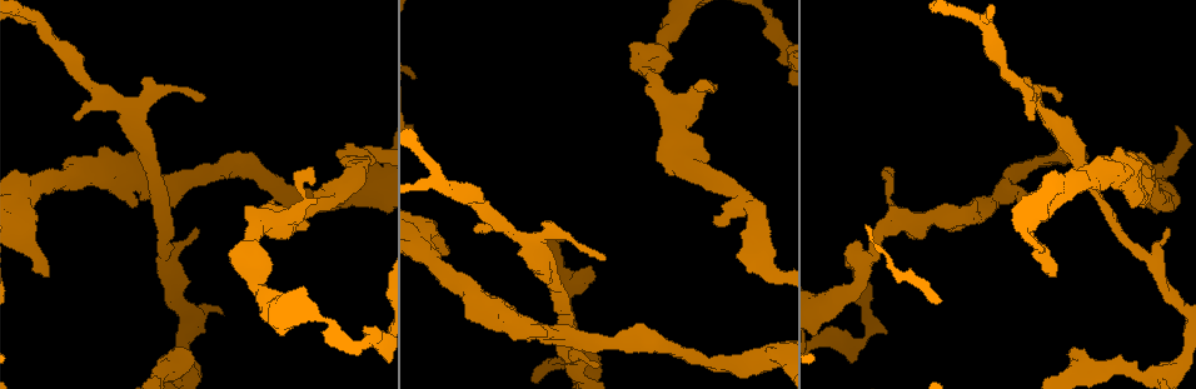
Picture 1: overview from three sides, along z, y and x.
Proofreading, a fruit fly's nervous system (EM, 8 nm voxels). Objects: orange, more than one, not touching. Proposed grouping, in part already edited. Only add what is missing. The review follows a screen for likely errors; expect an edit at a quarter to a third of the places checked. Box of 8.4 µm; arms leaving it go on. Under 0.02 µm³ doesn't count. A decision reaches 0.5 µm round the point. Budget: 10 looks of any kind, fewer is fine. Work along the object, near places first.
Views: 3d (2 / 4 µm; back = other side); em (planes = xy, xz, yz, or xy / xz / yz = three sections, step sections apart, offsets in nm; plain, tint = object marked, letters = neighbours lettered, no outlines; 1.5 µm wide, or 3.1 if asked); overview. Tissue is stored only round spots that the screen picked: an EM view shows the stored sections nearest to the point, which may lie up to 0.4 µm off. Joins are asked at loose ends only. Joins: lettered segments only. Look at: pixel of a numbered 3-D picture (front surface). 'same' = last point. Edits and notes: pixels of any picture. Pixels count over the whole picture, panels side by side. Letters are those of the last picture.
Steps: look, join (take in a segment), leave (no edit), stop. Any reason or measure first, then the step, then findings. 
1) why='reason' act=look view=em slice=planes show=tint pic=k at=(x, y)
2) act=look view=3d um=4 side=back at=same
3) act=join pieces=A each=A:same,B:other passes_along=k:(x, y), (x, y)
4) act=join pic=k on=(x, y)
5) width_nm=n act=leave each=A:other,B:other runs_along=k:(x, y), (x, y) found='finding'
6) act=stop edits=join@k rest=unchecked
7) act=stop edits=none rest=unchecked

why='branch stops here' act=look view=em slice=planes show=letters pic=1 at=(191, 353)

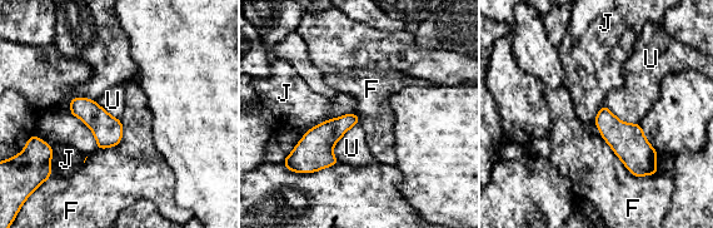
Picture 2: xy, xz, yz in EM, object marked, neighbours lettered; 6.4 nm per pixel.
act=leave each=F:other,J:other,U:other border=2:(601, 134), (634, 176), (658, 173) found='no lettered segment goes on from it'

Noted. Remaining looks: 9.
why='free end' act=look view=3d um=4 pic=1 at=(46, 274)

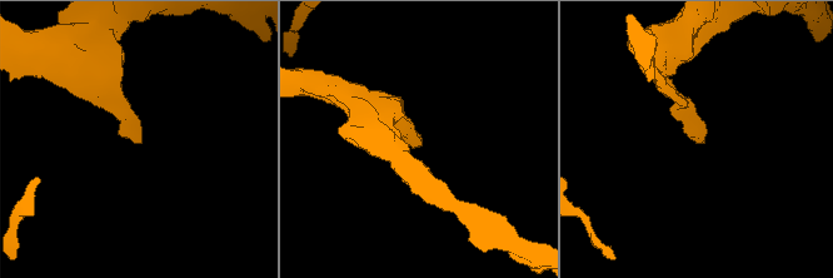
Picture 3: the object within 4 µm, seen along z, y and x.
act=look view=em um=3.1 slice=yz step=16 show=letters pic=3 at=(700, 141)

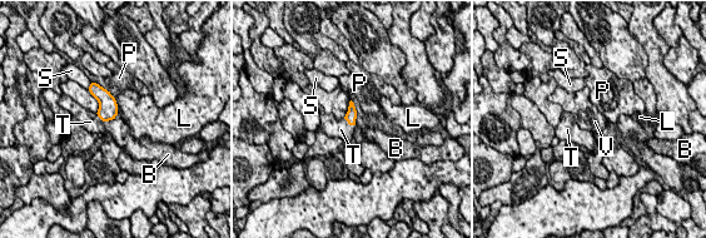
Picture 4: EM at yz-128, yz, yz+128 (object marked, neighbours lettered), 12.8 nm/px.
act=join pieces=T each=B:other,L:other,P:other,S:other,T:same,V:other passes_along=4:(351, 115), (348, 123), (333, 128) found='the cell continues'

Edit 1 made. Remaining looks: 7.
why='branch stops here' act=look view=em slice=xy step=4 show=letters pic=1 at=(975, 203)

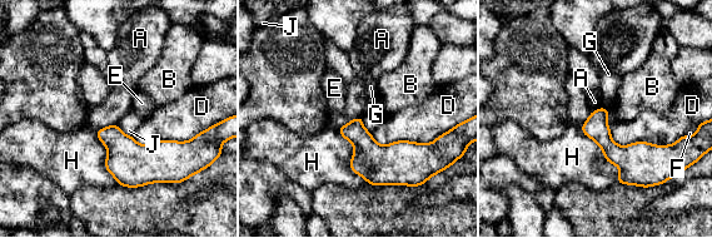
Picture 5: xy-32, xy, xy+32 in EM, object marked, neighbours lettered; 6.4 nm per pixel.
why='cut it another way' act=look view=em slice=planes show=letters at=same

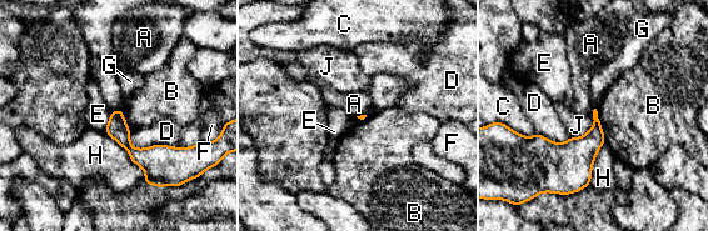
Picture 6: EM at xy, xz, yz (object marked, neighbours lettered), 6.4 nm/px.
act=leave each=A:other,B:other,C:other,D:other,E:other,F:other,G:other,H:other,J:other border=6:(596, 109), (606, 141) found='none of them fits'

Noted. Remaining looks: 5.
why='an open end' act=look view=3d um=2 pic=1 at=(603, 259)

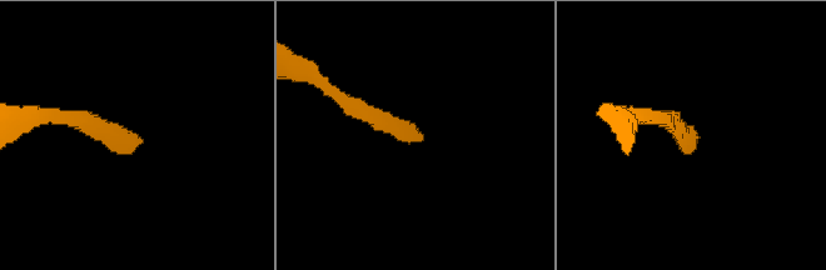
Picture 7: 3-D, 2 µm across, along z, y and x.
act=look view=em slice=xy step=8 show=letters pic=7 at=(134, 147)

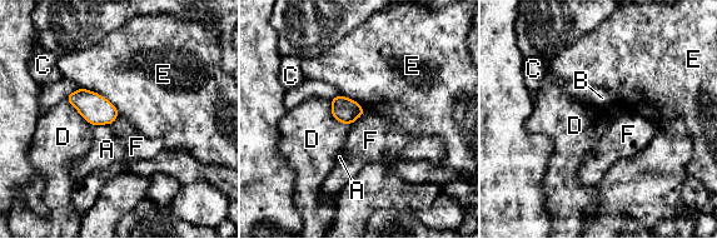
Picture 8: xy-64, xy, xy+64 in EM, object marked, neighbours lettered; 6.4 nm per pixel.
why='cut it another way' act=look view=em slice=planes show=letters at=same

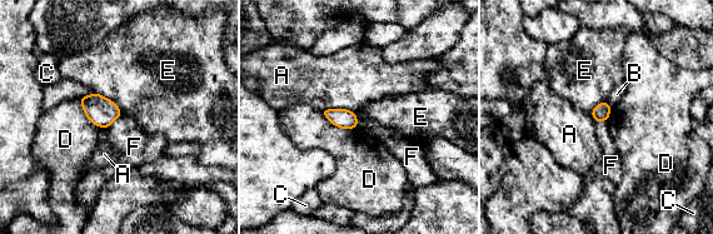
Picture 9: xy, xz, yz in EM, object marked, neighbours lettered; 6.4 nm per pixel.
act=leave each=A:other,B:other,C:other,D:other,E:other,F:other border=9:(123, 114), (108, 128) found='no lettered segment goes on from it'

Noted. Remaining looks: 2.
act=stop edits=join@4 rest=unchecked

